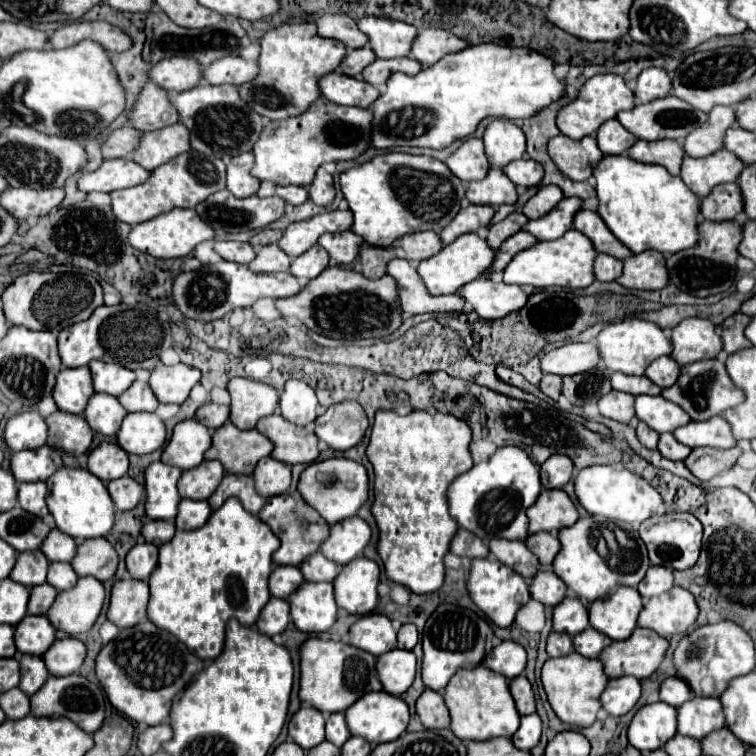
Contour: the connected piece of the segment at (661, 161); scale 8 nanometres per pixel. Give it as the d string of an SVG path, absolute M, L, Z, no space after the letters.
M637 140L627 150L627 156L637 162L643 162L643 164L665 166L673 176L677 176L685 152L683 152L683 144L679 140L657 140L657 142Z

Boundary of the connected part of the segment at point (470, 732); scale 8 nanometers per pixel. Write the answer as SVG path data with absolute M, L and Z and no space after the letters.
M485 666L459 670L445 688L445 704L451 714L451 730L461 740L491 740L497 736L511 738L519 728L519 712L509 692L509 680Z

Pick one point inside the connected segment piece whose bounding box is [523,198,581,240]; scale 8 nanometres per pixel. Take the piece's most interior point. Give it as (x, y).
(558, 221)

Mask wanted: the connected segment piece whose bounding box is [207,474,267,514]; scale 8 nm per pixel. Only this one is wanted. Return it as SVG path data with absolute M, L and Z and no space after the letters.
M225 474L223 482L219 484L219 488L215 490L215 494L213 494L207 502L209 502L209 506L211 506L213 510L217 510L217 508L221 508L223 502L225 502L227 498L231 498L231 496L239 498L241 504L243 504L243 508L245 508L247 512L251 512L251 514L259 514L259 510L263 508L265 500L267 500L265 496L259 496L259 492L255 490L255 480L253 480L253 476L245 476L245 474Z

